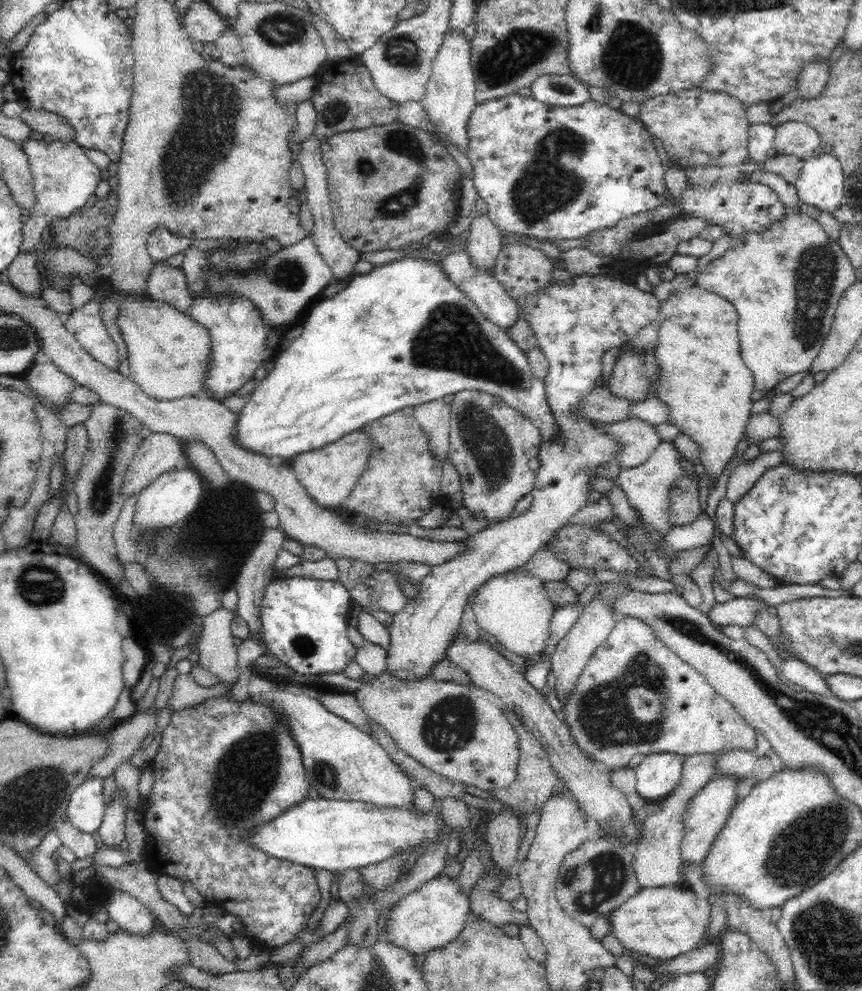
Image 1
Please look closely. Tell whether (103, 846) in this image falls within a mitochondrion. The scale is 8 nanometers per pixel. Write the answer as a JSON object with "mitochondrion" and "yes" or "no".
{"mitochondrion":"no"}

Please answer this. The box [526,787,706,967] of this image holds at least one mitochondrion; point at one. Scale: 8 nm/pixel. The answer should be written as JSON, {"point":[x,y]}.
{"point":[603,877]}

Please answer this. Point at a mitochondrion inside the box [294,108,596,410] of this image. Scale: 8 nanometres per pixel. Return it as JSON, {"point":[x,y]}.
{"point":[452,340]}

